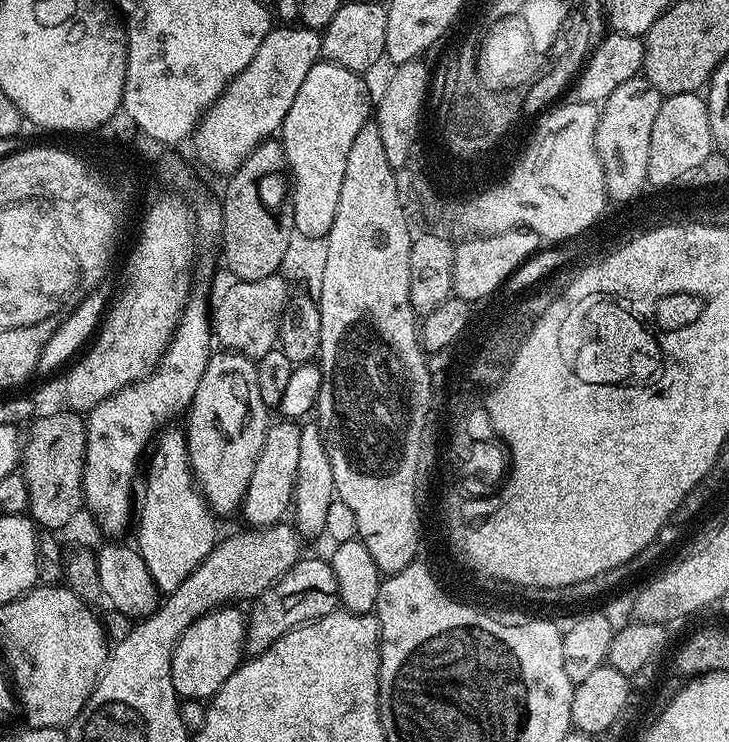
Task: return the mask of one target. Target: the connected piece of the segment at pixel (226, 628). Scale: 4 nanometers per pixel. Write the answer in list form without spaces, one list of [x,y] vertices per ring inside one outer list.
[[[236,606],[215,608],[198,618],[198,622],[194,622],[186,634],[180,636],[172,659],[172,681],[177,696],[185,701],[207,702],[215,696],[226,678],[230,678],[230,674],[240,667],[246,656],[248,625],[245,613],[240,613],[238,609]]]

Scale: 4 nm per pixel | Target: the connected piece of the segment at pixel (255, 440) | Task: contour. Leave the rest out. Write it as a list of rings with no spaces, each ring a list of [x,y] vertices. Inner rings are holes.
[[[217,351],[206,366],[206,374],[202,374],[202,382],[198,382],[198,390],[194,390],[192,406],[186,413],[188,428],[188,461],[196,482],[208,501],[209,508],[217,517],[223,518],[231,512],[241,511],[246,486],[250,486],[250,477],[254,474],[254,462],[262,454],[264,439],[270,427],[270,409],[262,402],[262,393],[258,391],[258,370],[256,361],[244,356],[241,352]]]

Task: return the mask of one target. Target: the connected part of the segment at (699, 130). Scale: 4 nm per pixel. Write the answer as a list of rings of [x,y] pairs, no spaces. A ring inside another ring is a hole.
[[[700,92],[663,97],[658,118],[654,118],[654,130],[650,130],[648,184],[656,188],[679,185],[681,178],[710,158],[713,152],[707,99]]]

